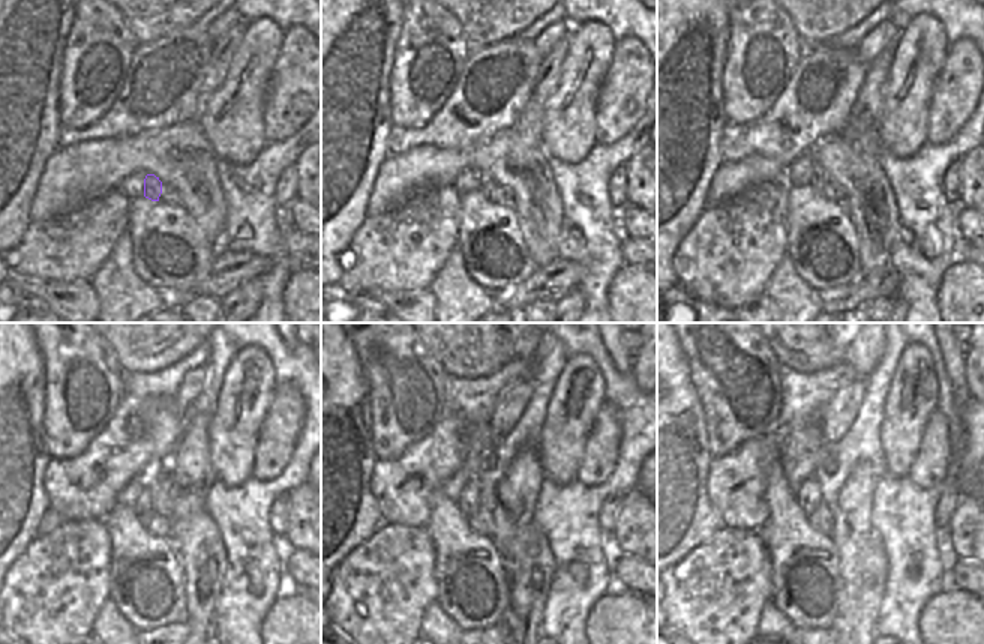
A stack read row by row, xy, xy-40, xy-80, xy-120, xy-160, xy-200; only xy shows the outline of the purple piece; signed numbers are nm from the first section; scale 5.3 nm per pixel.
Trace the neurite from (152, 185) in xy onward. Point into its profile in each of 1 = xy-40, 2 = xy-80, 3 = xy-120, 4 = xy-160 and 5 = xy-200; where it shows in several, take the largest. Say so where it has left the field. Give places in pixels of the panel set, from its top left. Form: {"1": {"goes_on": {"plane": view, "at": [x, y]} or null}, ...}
{"1": {"goes_on": {"plane": "xy-40", "at": [485, 183]}}, "2": {"goes_on": {"plane": "xy-80", "at": [818, 179]}}, "3": {"goes_on": {"plane": "xy-120", "at": [143, 508]}}, "4": {"goes_on": {"plane": "xy-160", "at": [468, 500]}}, "5": {"goes_on": {"plane": "xy-200", "at": [807, 497]}}}

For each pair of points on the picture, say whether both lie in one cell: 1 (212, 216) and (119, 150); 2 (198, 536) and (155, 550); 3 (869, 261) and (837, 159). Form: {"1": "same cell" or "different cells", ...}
{"1": "same cell", "2": "different cells", "3": "same cell"}

